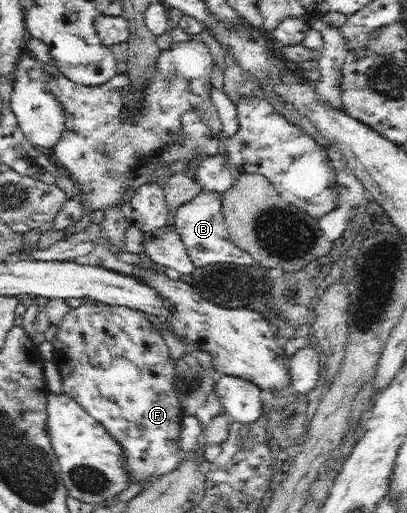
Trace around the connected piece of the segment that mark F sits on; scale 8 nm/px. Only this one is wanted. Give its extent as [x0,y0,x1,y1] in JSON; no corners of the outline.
[53,303,185,488]

